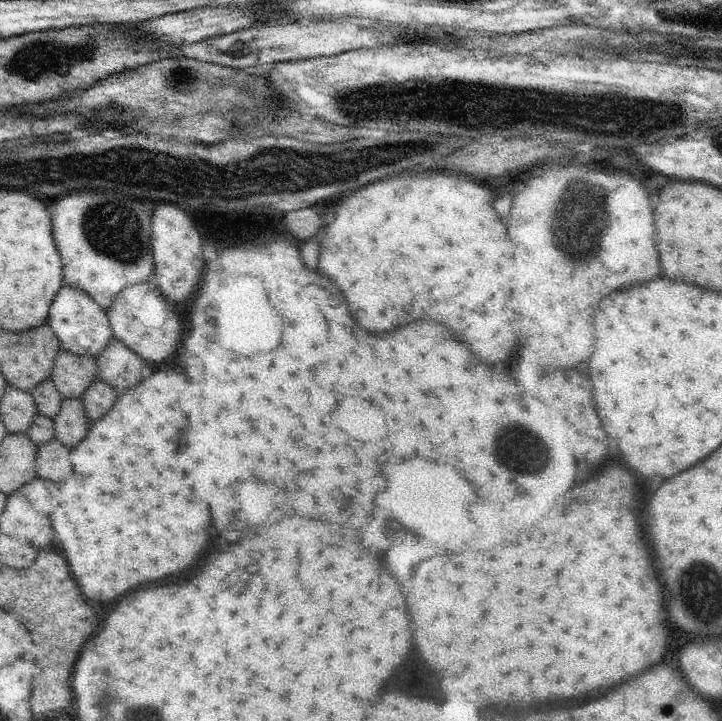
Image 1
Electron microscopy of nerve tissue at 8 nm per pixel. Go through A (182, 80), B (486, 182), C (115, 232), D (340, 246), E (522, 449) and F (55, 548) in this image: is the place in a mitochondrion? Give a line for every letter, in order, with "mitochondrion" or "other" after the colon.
A: mitochondrion
B: other
C: mitochondrion
D: other
E: mitochondrion
F: other

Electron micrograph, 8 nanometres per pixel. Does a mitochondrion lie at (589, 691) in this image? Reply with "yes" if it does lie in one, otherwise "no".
no

